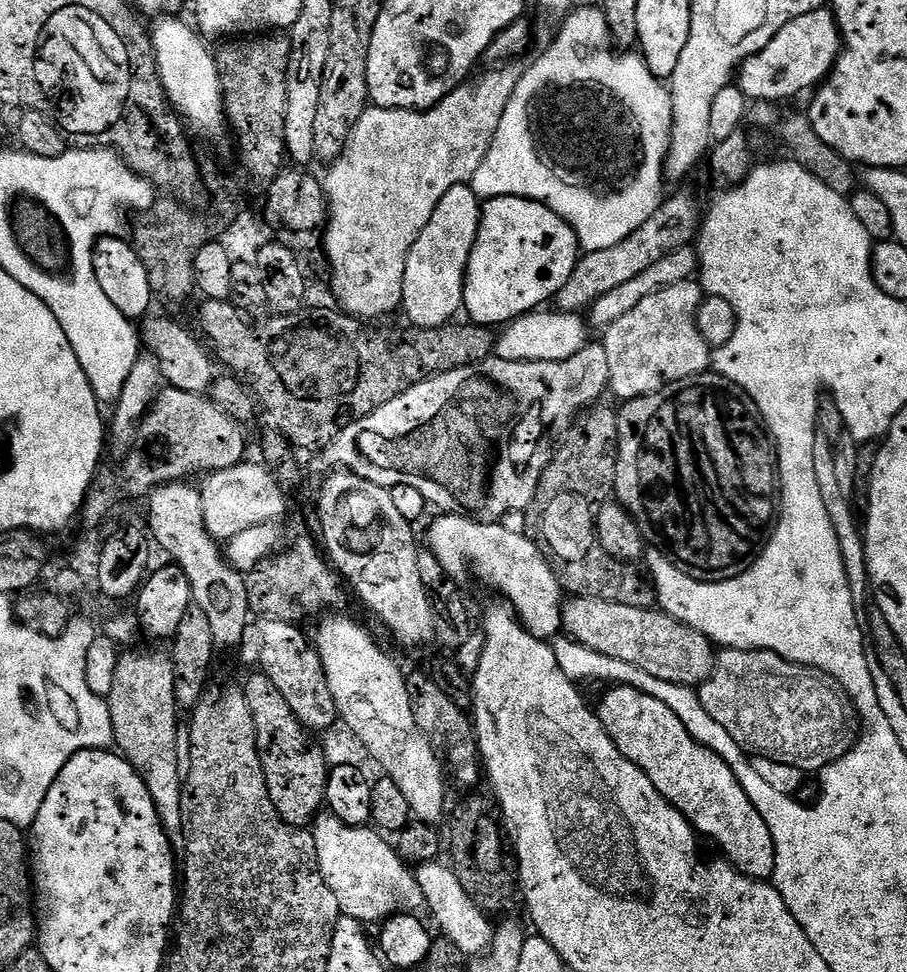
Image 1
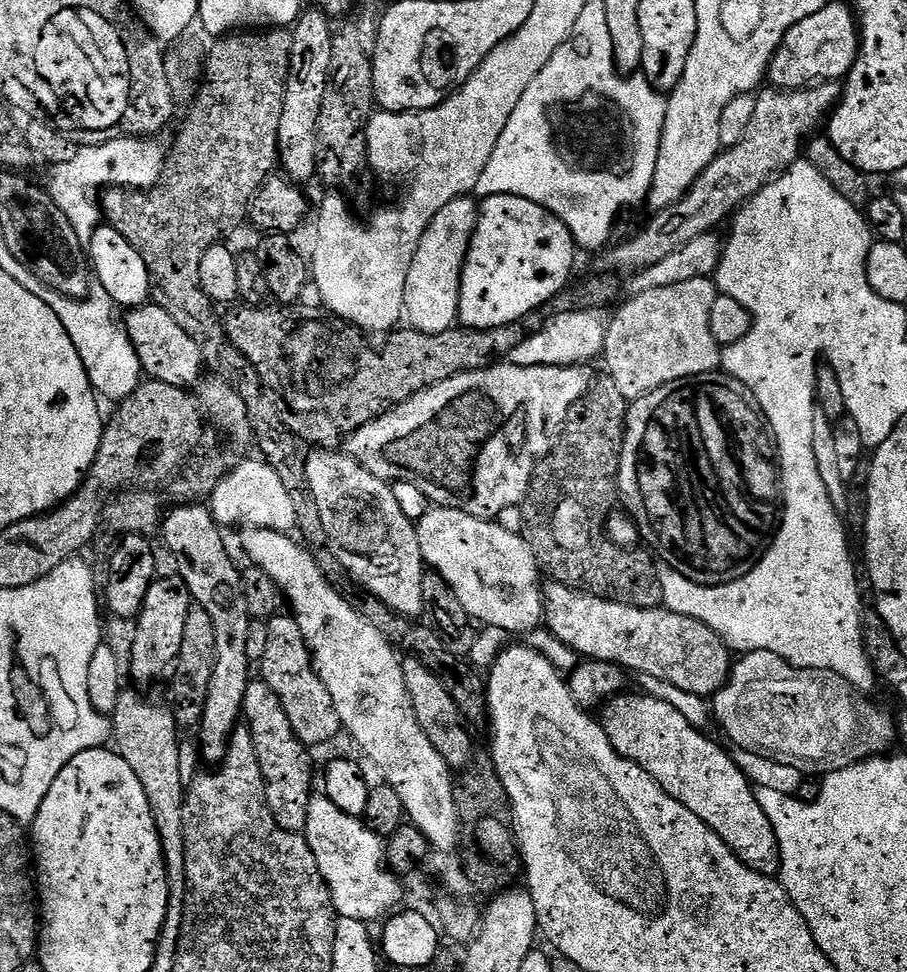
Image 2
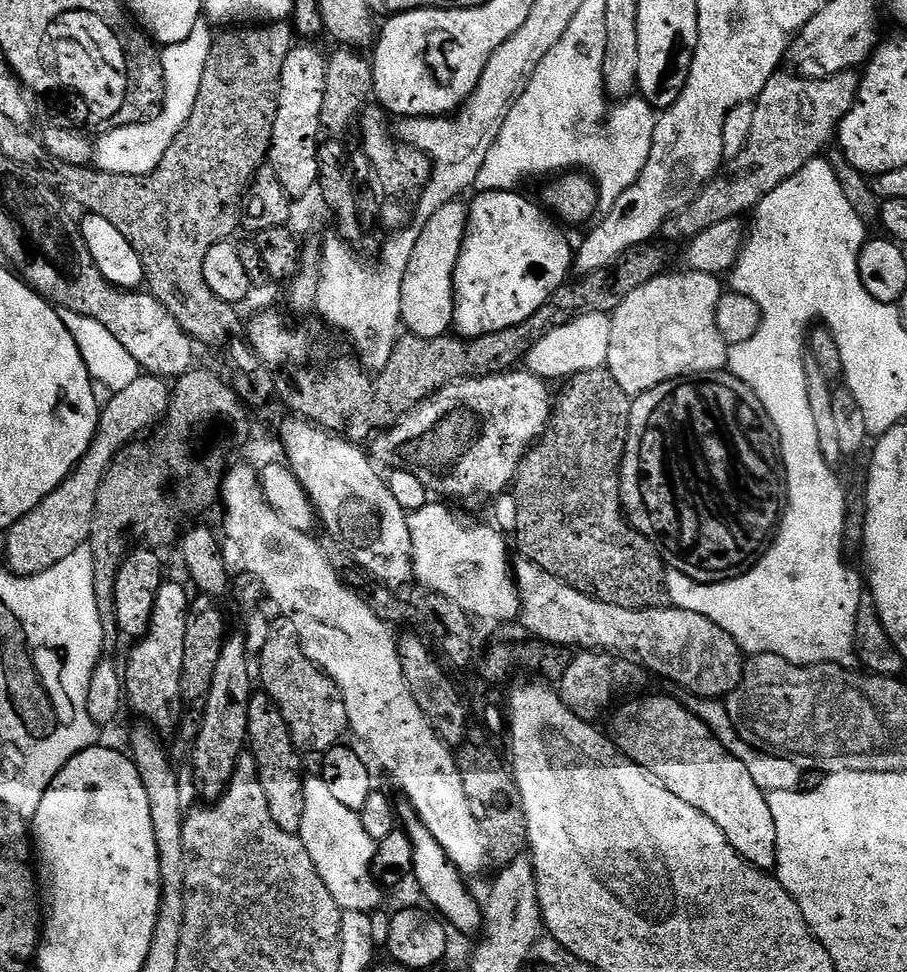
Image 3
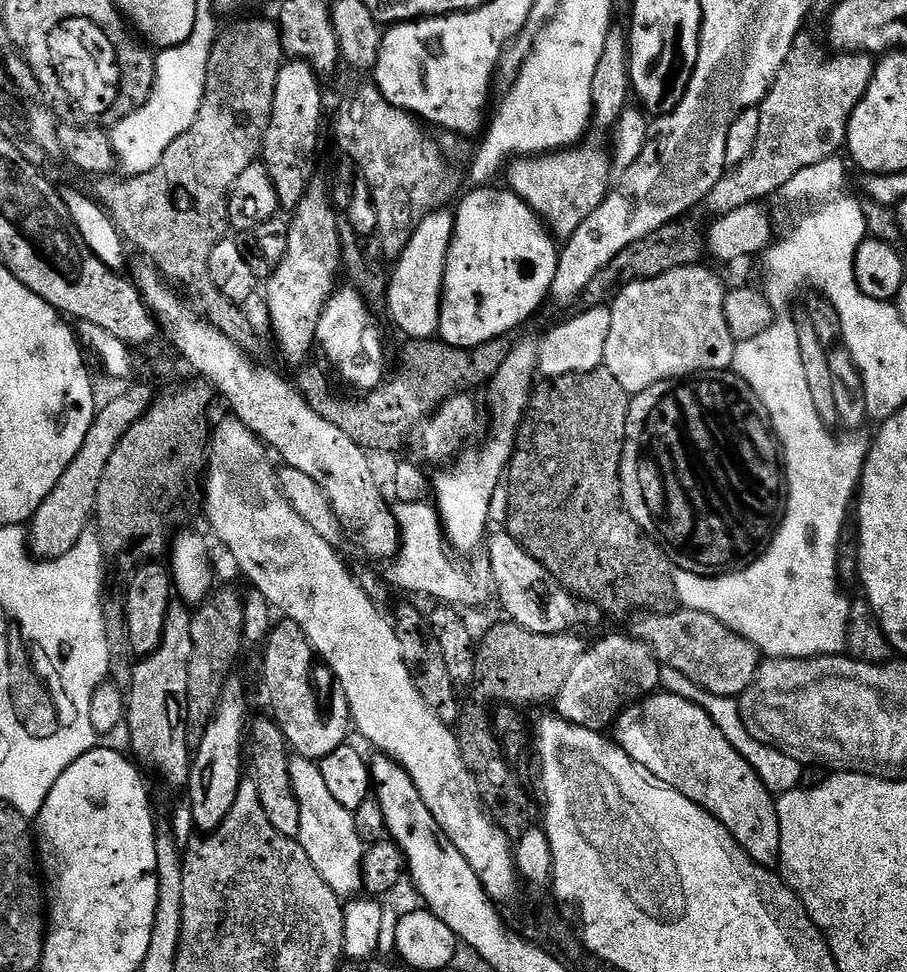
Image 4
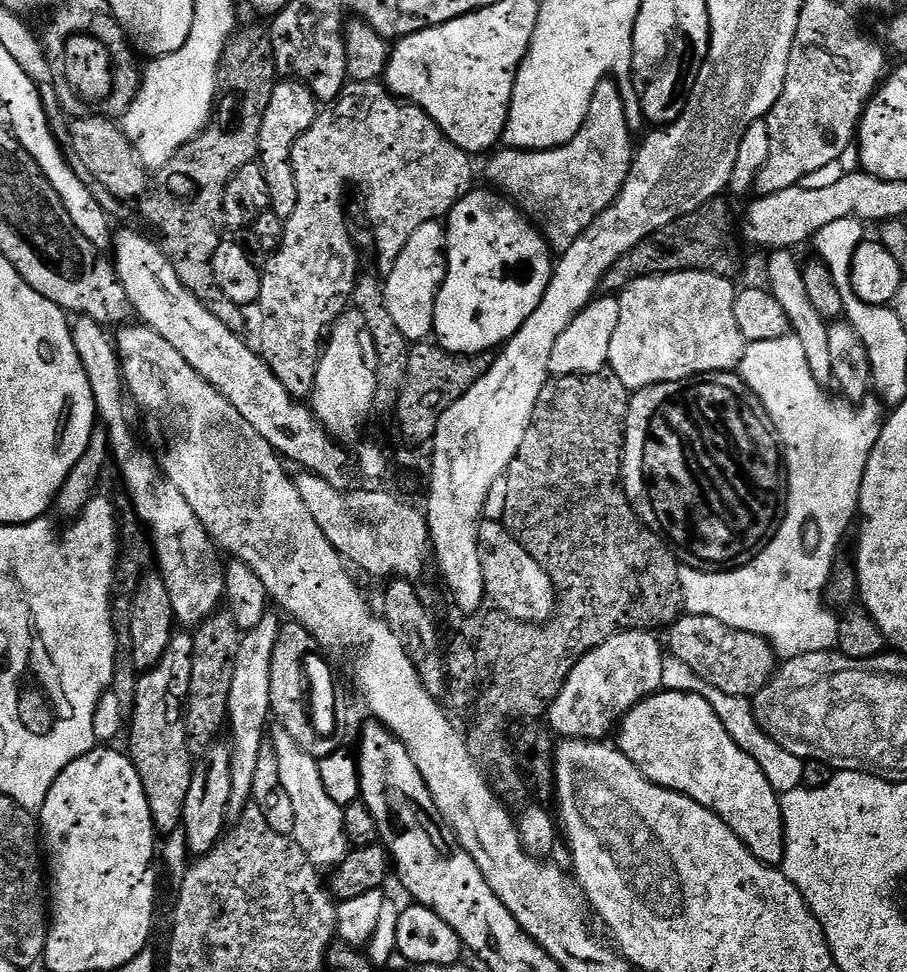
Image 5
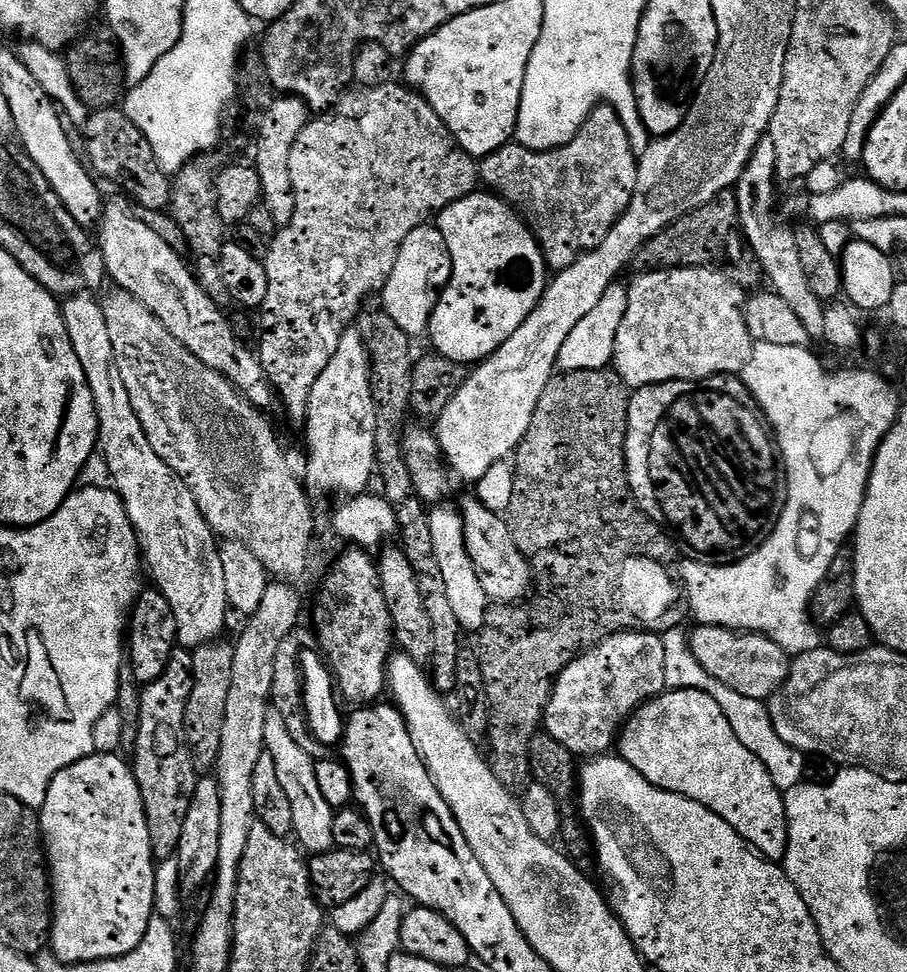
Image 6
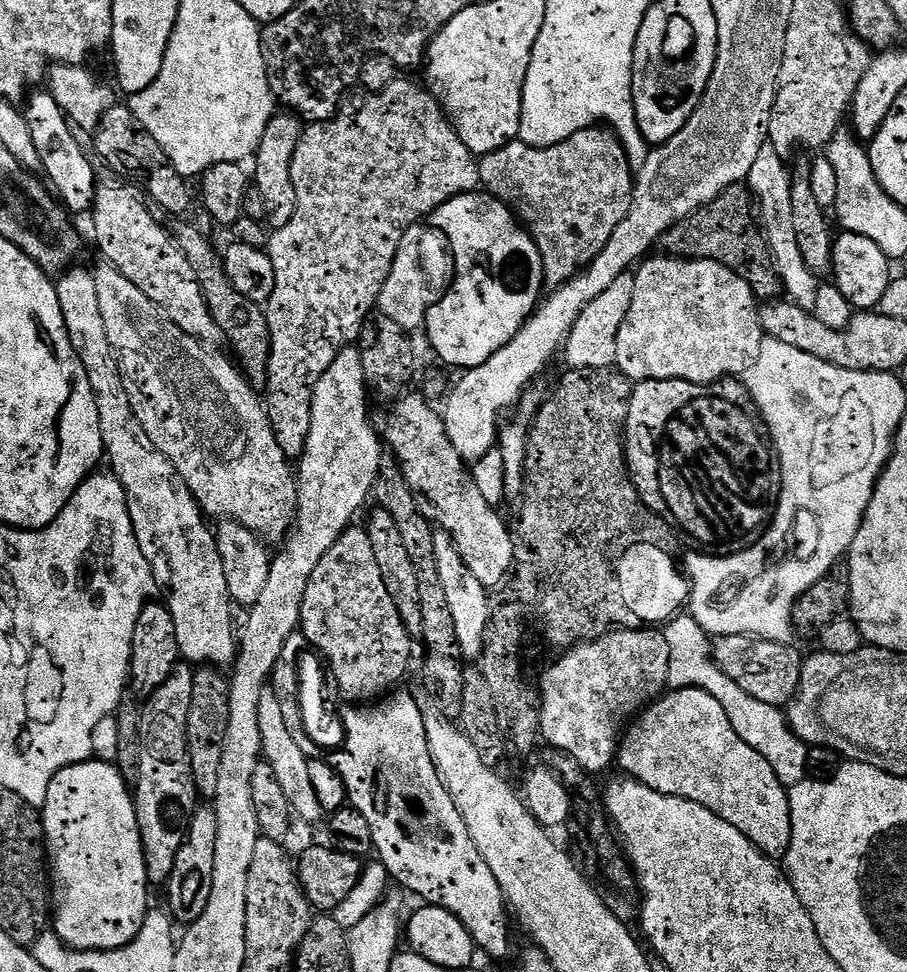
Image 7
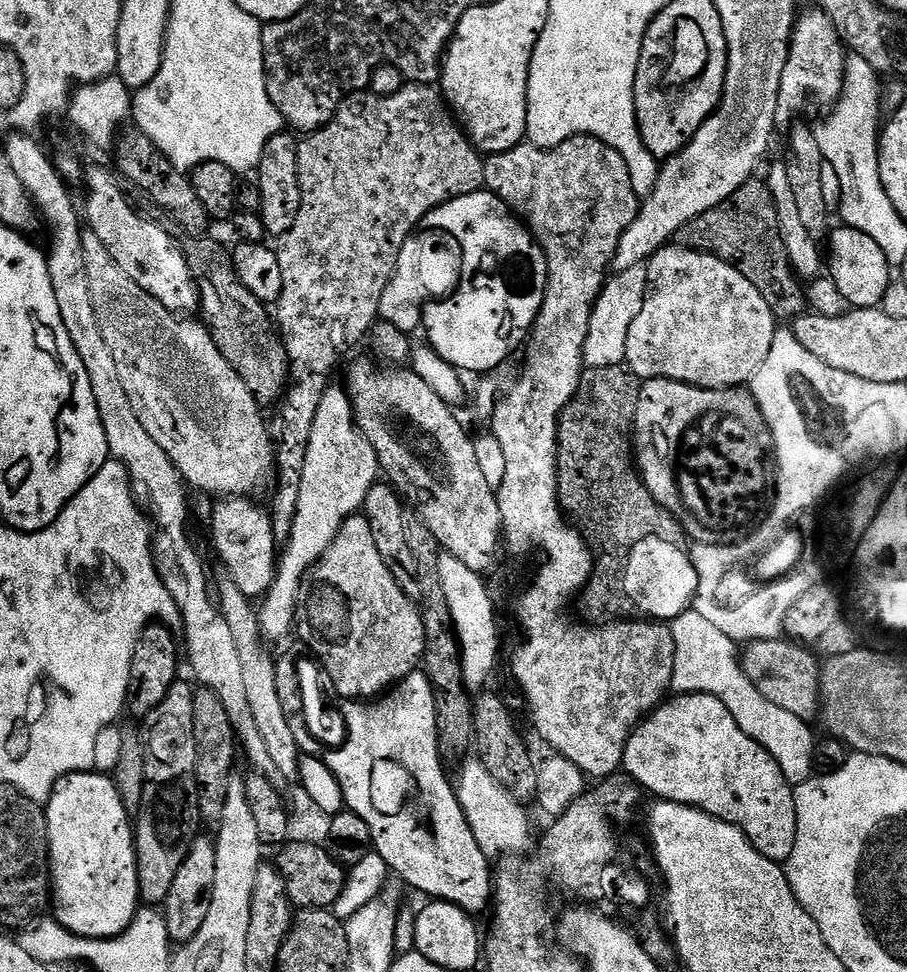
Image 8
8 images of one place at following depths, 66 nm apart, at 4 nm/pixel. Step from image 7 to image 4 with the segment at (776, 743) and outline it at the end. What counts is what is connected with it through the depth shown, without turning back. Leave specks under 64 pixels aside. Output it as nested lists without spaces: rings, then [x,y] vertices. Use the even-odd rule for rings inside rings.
[[[664,668],[660,673],[660,688],[669,692],[671,696],[681,696],[694,702],[704,710],[714,722],[714,726],[718,726],[718,730],[722,730],[722,734],[726,736],[726,742],[730,742],[730,746],[734,746],[734,750],[738,750],[738,754],[742,754],[742,758],[746,758],[746,762],[750,762],[754,774],[758,774],[758,778],[768,787],[769,792],[783,794],[797,791],[801,787],[800,779],[806,772],[805,765],[798,763],[797,760],[786,754],[782,754],[778,749],[771,748],[769,744],[758,742],[746,730],[740,717],[739,703],[733,697],[710,694],[699,688],[694,682],[690,682],[690,678],[686,678],[684,674],[678,674],[678,670],[670,670],[669,668]]]

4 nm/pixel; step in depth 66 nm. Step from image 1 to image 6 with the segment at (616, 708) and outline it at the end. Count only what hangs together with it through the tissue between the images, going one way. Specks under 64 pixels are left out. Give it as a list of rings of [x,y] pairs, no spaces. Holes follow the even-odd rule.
[[[665,690],[653,700],[641,704],[629,716],[627,724],[624,725],[618,737],[618,755],[626,762],[630,762],[630,766],[634,766],[634,770],[638,770],[638,774],[642,774],[642,778],[646,778],[646,782],[658,786],[663,792],[673,792],[705,804],[711,812],[718,814],[718,818],[725,820],[747,844],[752,845],[765,860],[780,862],[788,853],[788,819],[786,818],[784,793],[778,786],[774,786],[774,778],[770,778],[770,770],[766,770],[766,766],[762,766],[762,762],[758,762],[758,758],[754,754],[750,754],[750,750],[746,750],[746,746],[742,746],[742,742],[738,742],[738,734],[734,734],[734,726],[730,726],[726,714],[722,714],[722,706],[718,706],[718,702],[714,702],[714,698],[710,698],[710,694],[706,694],[702,690],[678,690],[677,692]]]

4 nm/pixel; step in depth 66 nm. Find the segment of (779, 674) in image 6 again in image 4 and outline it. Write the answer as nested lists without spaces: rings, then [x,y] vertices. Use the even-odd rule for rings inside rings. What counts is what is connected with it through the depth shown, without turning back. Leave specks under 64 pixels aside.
[[[681,607],[675,612],[648,614],[637,626],[635,635],[648,645],[657,664],[678,670],[702,690],[719,696],[738,698],[756,680],[756,669],[762,663],[761,653],[751,642],[730,630],[718,618]]]

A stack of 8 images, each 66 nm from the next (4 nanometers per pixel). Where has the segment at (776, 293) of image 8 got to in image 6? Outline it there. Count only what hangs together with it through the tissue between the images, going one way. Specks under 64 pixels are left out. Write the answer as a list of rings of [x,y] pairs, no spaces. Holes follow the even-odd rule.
[[[735,191],[720,192],[710,202],[690,210],[673,224],[668,224],[654,238],[650,238],[636,251],[630,265],[633,273],[650,272],[661,268],[710,268],[727,266],[729,269],[741,268],[734,279],[741,286],[756,284],[762,280],[762,271],[756,255],[749,248],[740,226],[740,207]]]

